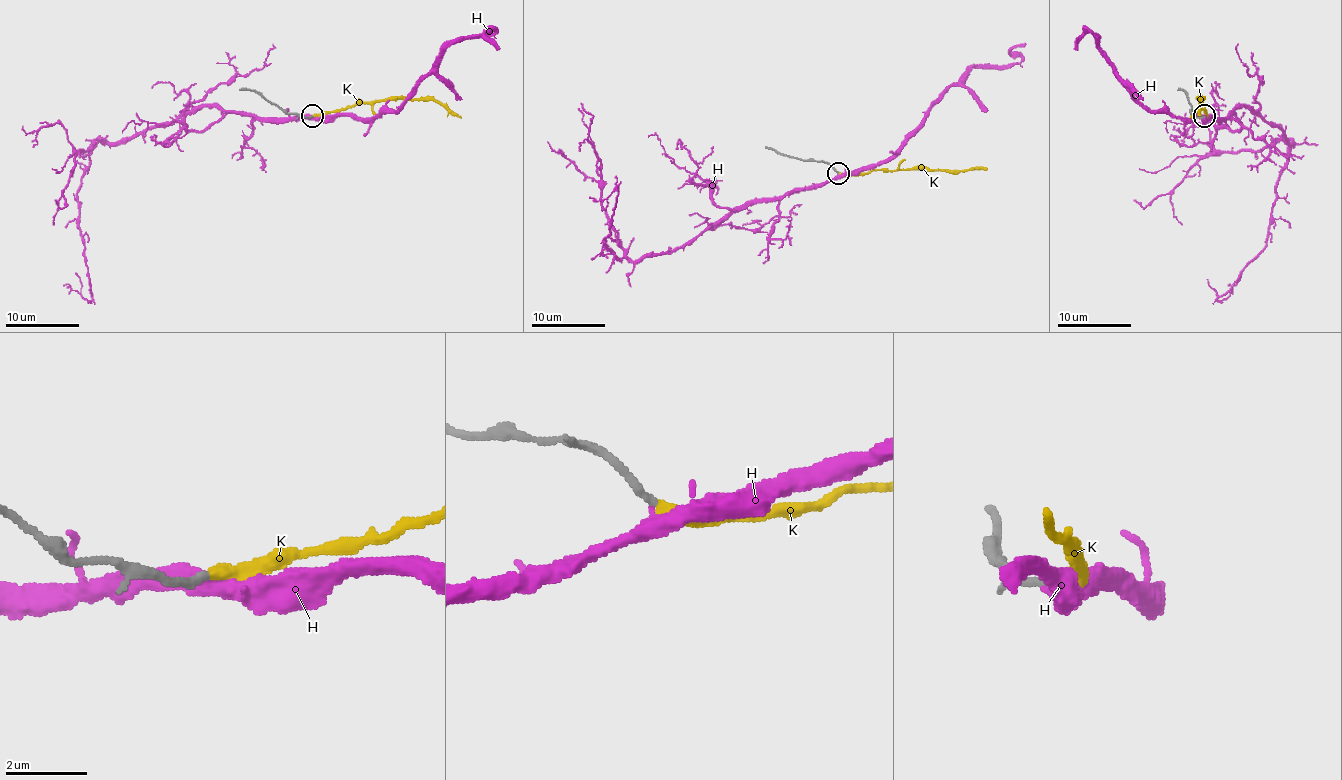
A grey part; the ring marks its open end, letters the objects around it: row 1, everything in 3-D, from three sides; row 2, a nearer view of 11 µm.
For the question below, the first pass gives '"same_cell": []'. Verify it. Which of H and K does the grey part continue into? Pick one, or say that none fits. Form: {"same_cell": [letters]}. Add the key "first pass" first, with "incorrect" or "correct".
{"first pass": "incorrect", "same_cell": ["K"]}

